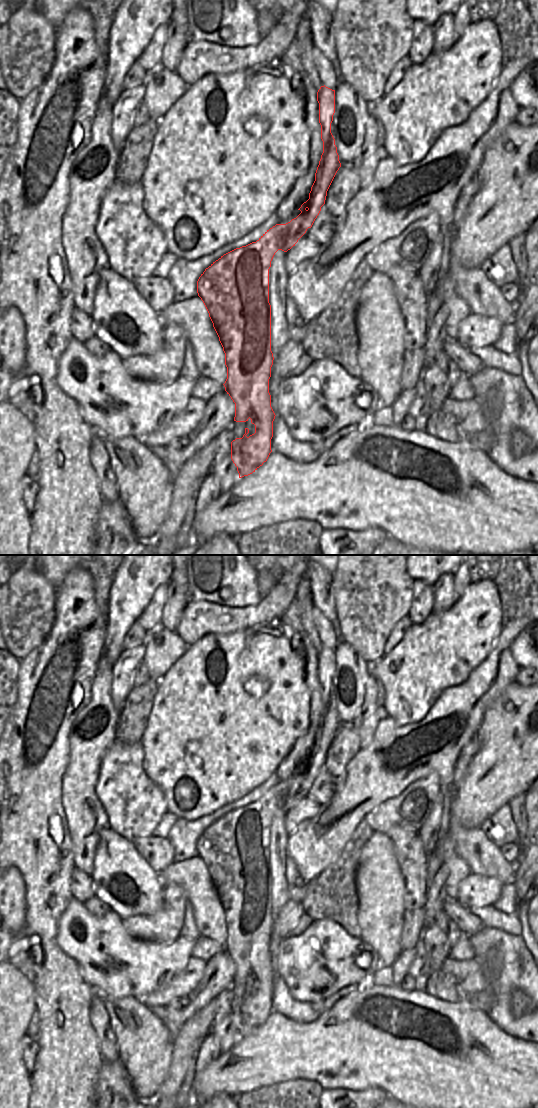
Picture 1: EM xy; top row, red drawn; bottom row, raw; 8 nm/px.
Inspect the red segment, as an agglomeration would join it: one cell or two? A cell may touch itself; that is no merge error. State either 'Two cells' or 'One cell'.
One cell

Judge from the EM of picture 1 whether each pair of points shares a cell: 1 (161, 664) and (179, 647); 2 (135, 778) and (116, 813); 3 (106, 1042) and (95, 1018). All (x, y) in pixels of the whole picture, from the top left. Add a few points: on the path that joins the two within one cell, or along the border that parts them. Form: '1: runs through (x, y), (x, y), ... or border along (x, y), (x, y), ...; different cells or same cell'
1: runs through (165, 660), (175, 650); same cell
2: runs through (126, 787), (122, 804); same cell
3: runs through (104, 1036), (100, 1024); same cell

